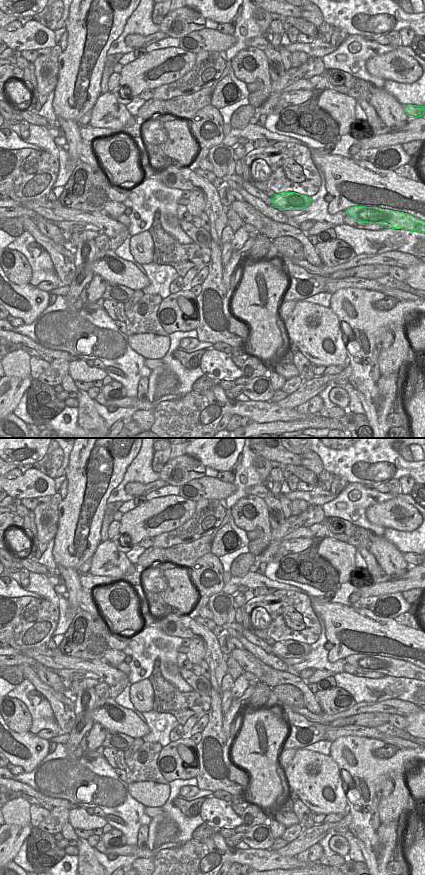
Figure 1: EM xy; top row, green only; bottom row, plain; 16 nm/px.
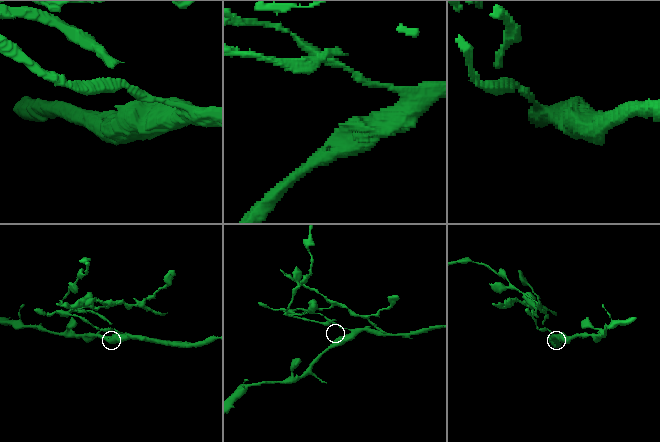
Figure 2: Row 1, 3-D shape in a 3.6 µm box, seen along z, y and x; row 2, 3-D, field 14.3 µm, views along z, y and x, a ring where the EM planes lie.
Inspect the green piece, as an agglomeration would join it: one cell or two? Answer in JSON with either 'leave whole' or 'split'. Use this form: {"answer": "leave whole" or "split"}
{"answer": "split"}

